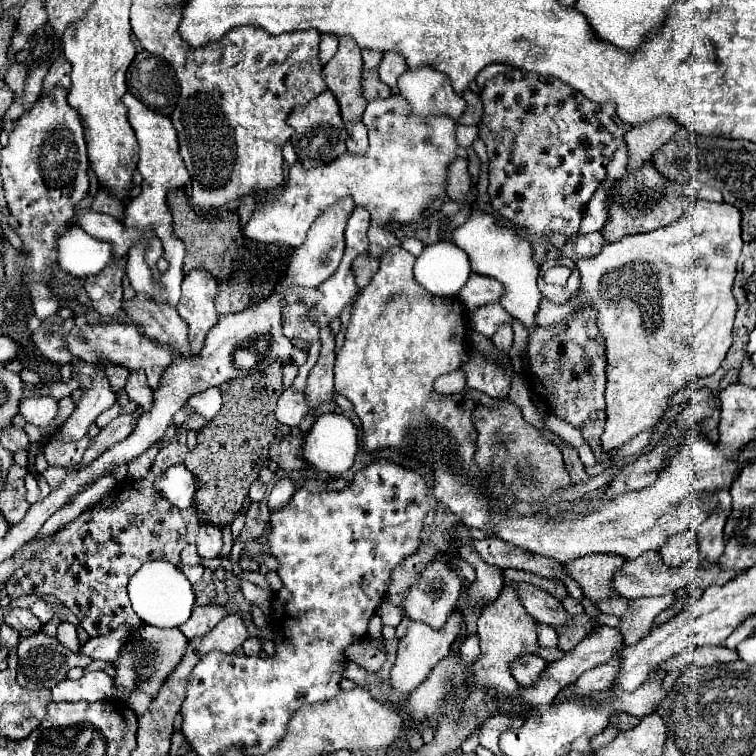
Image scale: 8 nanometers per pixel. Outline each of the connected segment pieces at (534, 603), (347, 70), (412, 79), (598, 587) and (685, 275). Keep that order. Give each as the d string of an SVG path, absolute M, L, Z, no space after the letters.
M506 580L506 584L514 584L514 588L518 590L518 594L522 596L522 604L524 608L540 622L546 626L552 626L556 630L566 628L572 622L572 616L564 610L562 602L558 598L554 598L552 594L532 586L532 584L516 584Z
M350 38L340 40L338 52L324 66L324 78L326 86L334 92L342 108L342 118L348 122L358 122L368 102L362 96L362 86L360 86L362 60L360 60L360 48L356 46L354 40Z
M430 66L402 74L402 78L398 78L398 94L410 104L410 112L418 118L446 114L458 120L466 108L464 98L454 94L448 76Z
M588 554L566 564L568 574L580 584L586 598L592 602L604 598L620 598L612 588L612 576L624 564L622 556L612 554Z
M698 200L696 206L686 212L678 222L666 226L666 228L658 228L658 230L652 230L652 232L644 232L644 234L628 234L624 236L622 240L618 242L612 242L612 244L604 244L604 248L600 250L600 254L592 256L592 258L582 258L576 262L580 274L582 274L582 286L578 290L578 294L574 294L566 304L562 306L554 306L550 304L548 300L540 304L540 310L538 310L538 326L552 326L552 324L564 324L570 320L572 314L576 314L580 308L584 306L592 306L596 312L598 312L598 318L596 318L596 324L598 324L598 330L600 334L604 336L606 340L606 374L608 374L608 384L606 384L606 430L602 434L602 448L604 450L612 450L612 448L620 448L622 444L626 444L628 440L632 440L634 436L638 436L640 432L646 432L646 430L652 430L660 418L664 416L664 412L668 410L668 404L670 404L670 398L686 388L688 384L696 382L698 378L704 378L704 376L710 376L718 370L718 366L722 364L728 348L732 346L732 330L734 330L734 318L736 318L736 310L738 310L738 304L736 304L736 298L732 294L732 284L734 284L734 276L736 276L736 262L738 262L738 256L742 252L742 238L740 238L740 210L736 210L734 206L722 202L722 204L716 204L716 202L706 202L706 200Z

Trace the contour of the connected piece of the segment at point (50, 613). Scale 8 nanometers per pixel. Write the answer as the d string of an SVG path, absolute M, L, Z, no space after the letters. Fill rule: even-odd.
M36 600L30 610L32 610L32 614L34 614L38 620L42 620L42 624L58 618L58 614L54 612L54 606L52 606L50 602L46 602L46 600Z

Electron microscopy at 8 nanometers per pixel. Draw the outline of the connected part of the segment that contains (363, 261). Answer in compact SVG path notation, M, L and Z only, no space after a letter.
M362 254L352 262L352 272L356 276L358 288L366 288L372 280L372 276L378 272L378 258L370 258L370 254Z

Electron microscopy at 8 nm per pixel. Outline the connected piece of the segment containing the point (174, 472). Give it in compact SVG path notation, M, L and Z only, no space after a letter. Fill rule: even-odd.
M174 464L174 466L166 468L156 478L154 490L156 490L156 494L166 498L168 502L172 502L180 510L194 506L192 500L194 500L196 484L194 484L192 472L188 472L184 464Z

